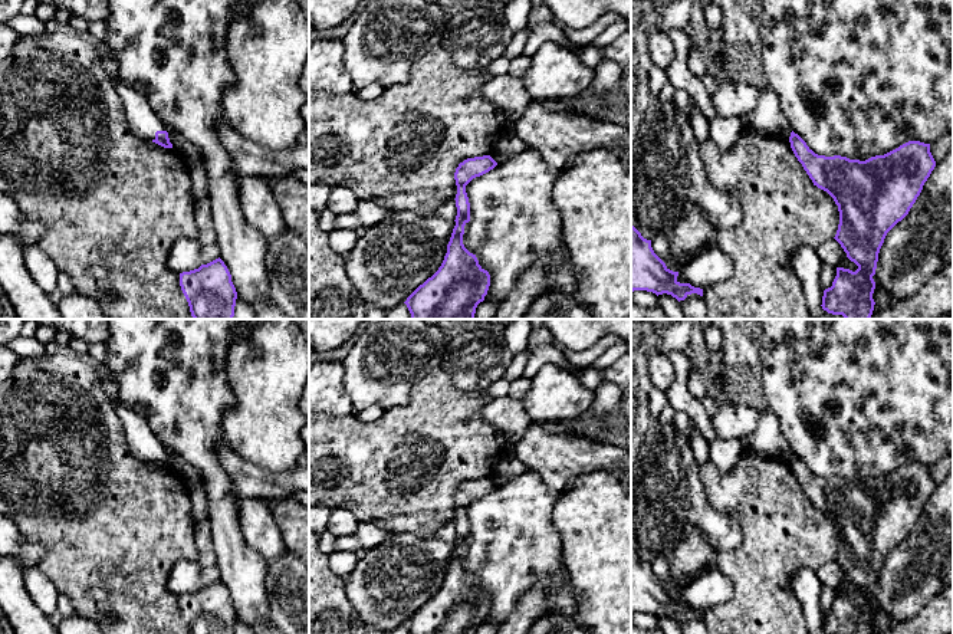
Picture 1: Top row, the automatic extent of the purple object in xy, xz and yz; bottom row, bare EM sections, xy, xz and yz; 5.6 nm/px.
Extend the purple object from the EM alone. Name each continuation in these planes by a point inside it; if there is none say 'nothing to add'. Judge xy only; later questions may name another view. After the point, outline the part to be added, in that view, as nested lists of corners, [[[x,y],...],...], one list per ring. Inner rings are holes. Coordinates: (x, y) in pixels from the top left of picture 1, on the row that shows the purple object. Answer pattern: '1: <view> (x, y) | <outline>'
1: xy (144, 122) | [[[111,66],[109,70],[115,88],[122,99],[131,131],[137,137],[148,141],[155,139],[157,131],[167,131],[160,116],[149,106],[147,98],[137,92],[132,86],[121,82],[116,76],[114,76],[114,69]]]

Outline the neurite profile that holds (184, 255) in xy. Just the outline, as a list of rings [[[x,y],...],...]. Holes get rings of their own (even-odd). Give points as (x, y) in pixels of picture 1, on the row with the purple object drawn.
[[[183,237],[177,240],[168,254],[167,266],[175,272],[190,272],[220,257],[220,247],[216,243],[201,246],[198,240]]]

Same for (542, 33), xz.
[[[540,23],[533,27],[533,30],[529,35],[529,39],[526,42],[523,55],[528,58],[532,58],[536,50],[543,45],[543,43],[556,43],[574,50],[581,50],[581,46],[574,45],[566,35],[563,33],[562,29],[559,29],[555,23]]]

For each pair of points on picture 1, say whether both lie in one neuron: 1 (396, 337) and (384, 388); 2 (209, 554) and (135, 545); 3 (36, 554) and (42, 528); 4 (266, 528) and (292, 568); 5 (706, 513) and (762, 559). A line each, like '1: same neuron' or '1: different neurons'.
1: same neuron
2: different neurons
3: different neurons
4: different neurons
5: different neurons

